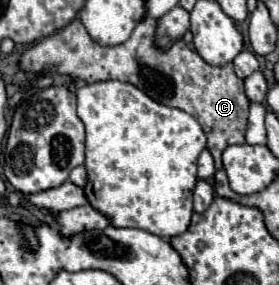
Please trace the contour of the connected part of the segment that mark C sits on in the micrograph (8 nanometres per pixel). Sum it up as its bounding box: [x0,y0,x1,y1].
[21,16,249,170]

